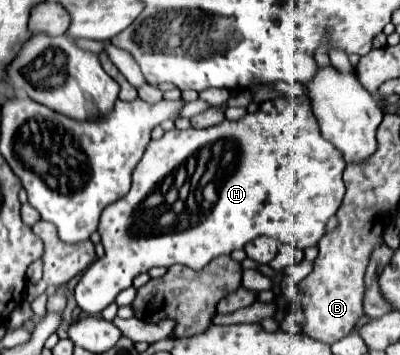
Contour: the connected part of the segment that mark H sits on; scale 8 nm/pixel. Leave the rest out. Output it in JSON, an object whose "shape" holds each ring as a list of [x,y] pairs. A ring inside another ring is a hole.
{"shape":[[[301,96],[301,98],[273,98],[273,100],[265,100],[259,108],[259,112],[255,114],[247,114],[243,116],[241,120],[237,122],[231,122],[231,120],[225,120],[223,124],[217,124],[217,126],[211,126],[211,128],[205,128],[205,130],[197,130],[197,128],[187,128],[187,130],[169,130],[165,132],[159,140],[151,140],[143,158],[139,160],[137,168],[133,170],[131,174],[131,190],[117,202],[109,204],[103,214],[101,214],[101,222],[99,222],[99,234],[101,234],[101,242],[105,246],[105,258],[101,260],[95,260],[83,274],[83,278],[79,280],[77,288],[75,288],[75,300],[79,302],[79,308],[85,312],[85,314],[101,314],[103,308],[107,308],[115,296],[129,288],[133,284],[133,278],[141,272],[147,272],[149,268],[153,266],[173,266],[173,264],[183,264],[183,266],[189,266],[193,270],[201,270],[203,266],[207,266],[213,258],[217,256],[223,256],[223,254],[231,254],[233,250],[237,248],[243,248],[249,240],[253,240],[255,236],[271,236],[275,240],[281,240],[281,242],[289,242],[301,250],[305,250],[307,246],[313,246],[321,240],[321,236],[325,234],[325,222],[339,210],[341,206],[341,200],[343,200],[343,194],[345,194],[345,184],[341,180],[341,174],[343,174],[343,168],[345,168],[345,162],[341,160],[341,152],[337,152],[337,148],[333,148],[333,144],[329,144],[319,128],[317,128],[317,118],[313,116],[313,110],[311,110],[311,104],[309,104],[309,98],[307,96]],[[155,196],[163,196],[163,202],[159,204]]]}

